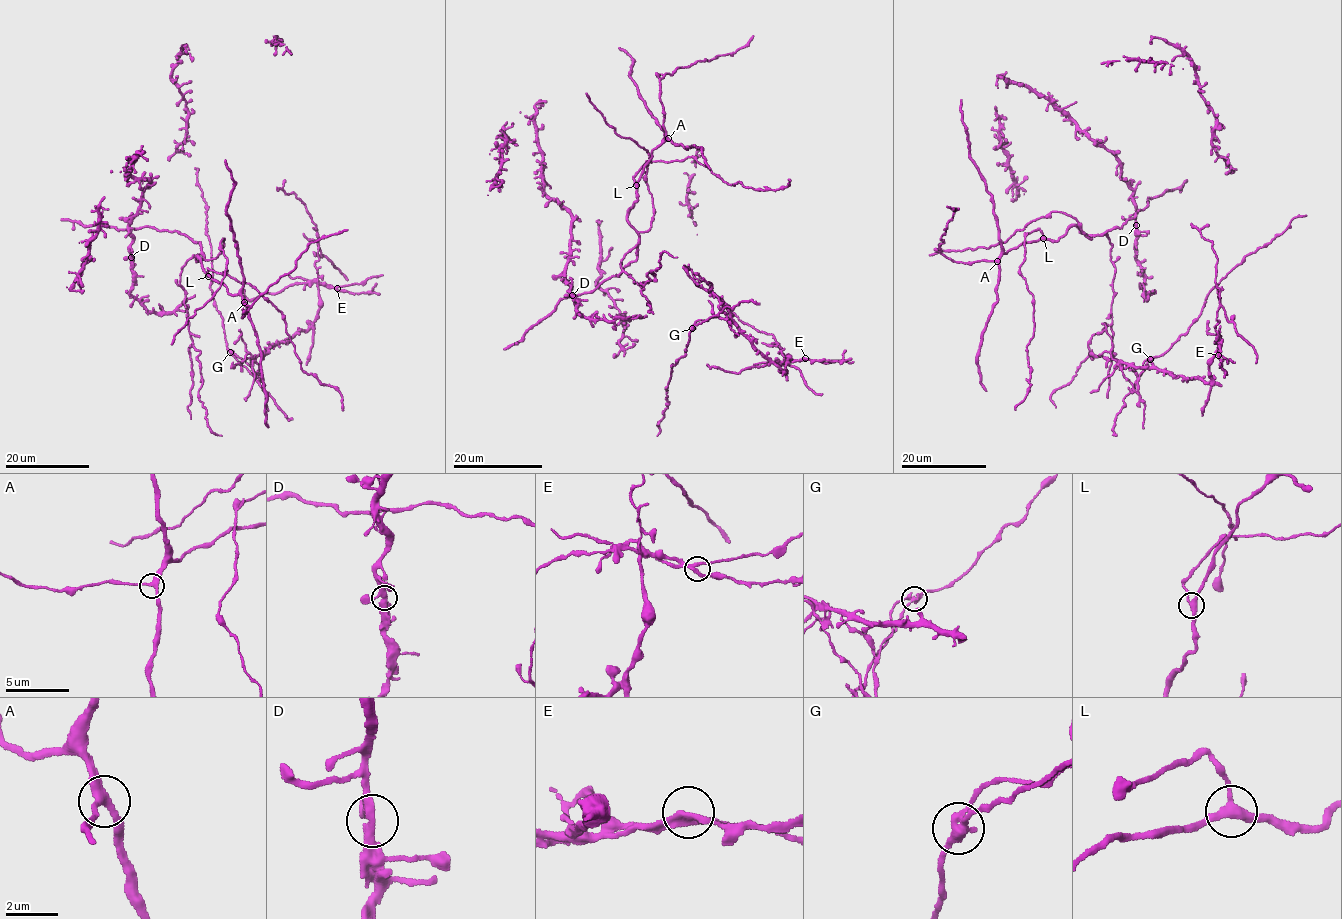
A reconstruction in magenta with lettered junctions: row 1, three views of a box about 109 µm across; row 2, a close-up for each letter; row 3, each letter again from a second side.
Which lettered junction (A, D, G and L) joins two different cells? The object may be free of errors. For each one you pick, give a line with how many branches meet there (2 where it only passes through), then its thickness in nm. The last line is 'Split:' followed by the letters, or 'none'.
G: branches 3; calibre 300 nm
Split: G

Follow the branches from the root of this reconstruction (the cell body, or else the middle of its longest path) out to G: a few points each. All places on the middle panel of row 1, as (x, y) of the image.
G: (694, 281), (717, 297), (719, 308), (726, 314), (714, 315), (692, 328)

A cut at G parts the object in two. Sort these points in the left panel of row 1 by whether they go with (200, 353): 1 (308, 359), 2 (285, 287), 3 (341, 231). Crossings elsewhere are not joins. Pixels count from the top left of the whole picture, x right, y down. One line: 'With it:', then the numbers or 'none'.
With it: 3

